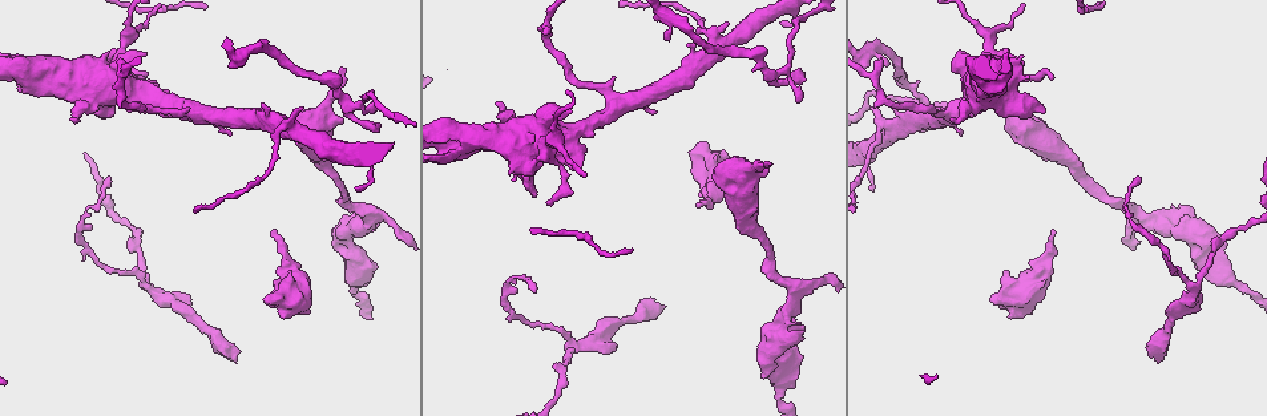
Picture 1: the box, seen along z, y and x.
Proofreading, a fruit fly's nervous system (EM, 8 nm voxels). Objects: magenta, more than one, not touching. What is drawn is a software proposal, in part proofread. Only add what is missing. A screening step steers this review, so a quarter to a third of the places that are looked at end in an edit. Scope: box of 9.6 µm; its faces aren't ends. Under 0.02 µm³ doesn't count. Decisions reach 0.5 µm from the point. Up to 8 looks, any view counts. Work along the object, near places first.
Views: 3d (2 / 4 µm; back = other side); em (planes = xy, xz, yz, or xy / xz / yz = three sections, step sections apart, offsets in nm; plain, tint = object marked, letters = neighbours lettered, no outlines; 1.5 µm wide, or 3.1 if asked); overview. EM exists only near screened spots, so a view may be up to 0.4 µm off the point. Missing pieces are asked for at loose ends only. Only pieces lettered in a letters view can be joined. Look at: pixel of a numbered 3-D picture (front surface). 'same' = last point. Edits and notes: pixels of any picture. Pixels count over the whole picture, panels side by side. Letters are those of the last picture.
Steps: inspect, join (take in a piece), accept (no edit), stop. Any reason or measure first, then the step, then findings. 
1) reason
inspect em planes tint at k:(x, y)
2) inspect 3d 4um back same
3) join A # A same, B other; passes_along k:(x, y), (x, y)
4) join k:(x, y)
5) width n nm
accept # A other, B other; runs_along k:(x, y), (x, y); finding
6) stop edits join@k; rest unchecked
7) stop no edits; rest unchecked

an open end
inspect em planes tint at 1:(769, 165)

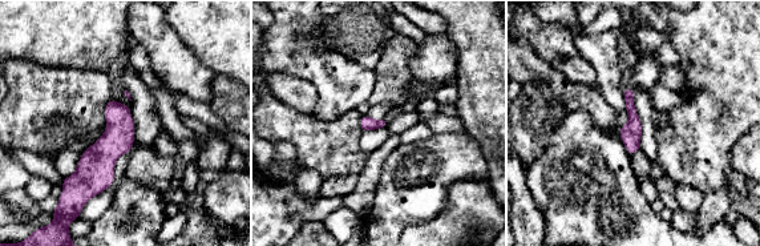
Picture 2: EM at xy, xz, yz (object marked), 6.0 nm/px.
inspect em planes letters same

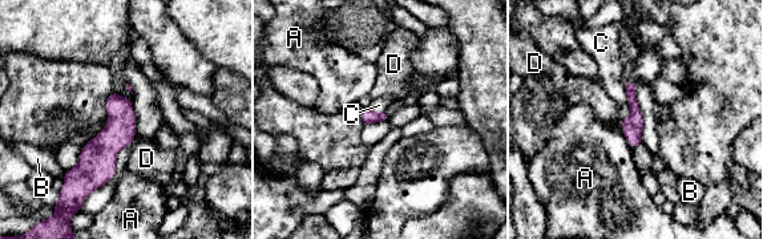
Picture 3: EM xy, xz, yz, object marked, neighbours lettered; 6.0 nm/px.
longest_contact A 150 nm
accept # A other, B other, C other, D other; none of them fits

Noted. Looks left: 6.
free end
inspect em planes tint at 1:(228, 134)

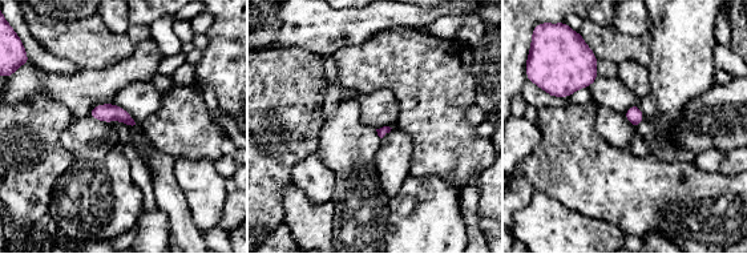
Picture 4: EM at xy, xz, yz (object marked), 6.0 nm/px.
what lies round it
inspect em planes letters same

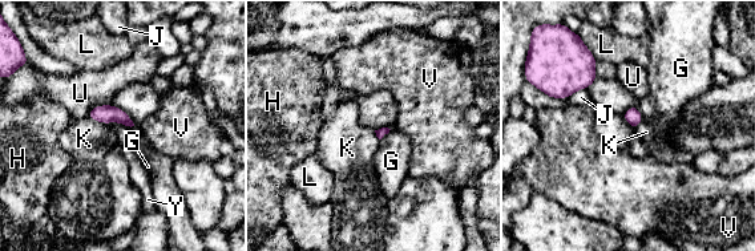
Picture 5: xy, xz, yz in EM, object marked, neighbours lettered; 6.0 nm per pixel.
accept # G other, H other, J other, K other, L other, U other, V other, Y other; border 5:(87, 116), (107, 124); none of them fits

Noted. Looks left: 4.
inspect em xy step 8 tint at 1:(661, 313)

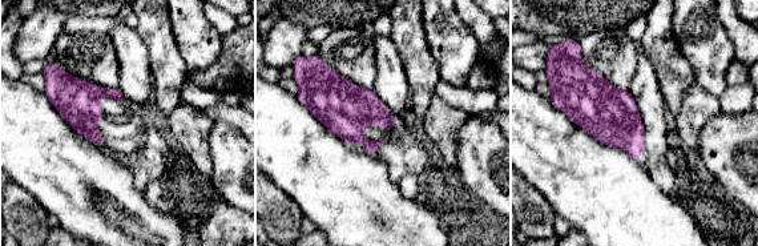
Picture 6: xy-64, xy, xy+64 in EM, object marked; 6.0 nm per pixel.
inspect em xz step 8 letters same

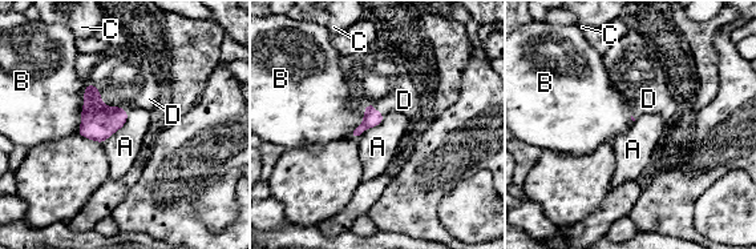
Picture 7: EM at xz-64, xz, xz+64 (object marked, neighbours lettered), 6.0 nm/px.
longest_contact B 320 nm
join D # A other, B other, C other, D same; passes_along 7:(372, 117), (376, 111), (404, 100); it goes on there

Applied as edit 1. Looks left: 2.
stop edits join@7; rest unchecked

